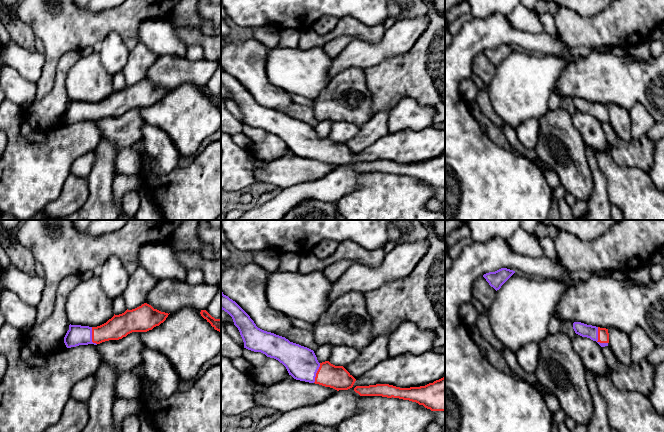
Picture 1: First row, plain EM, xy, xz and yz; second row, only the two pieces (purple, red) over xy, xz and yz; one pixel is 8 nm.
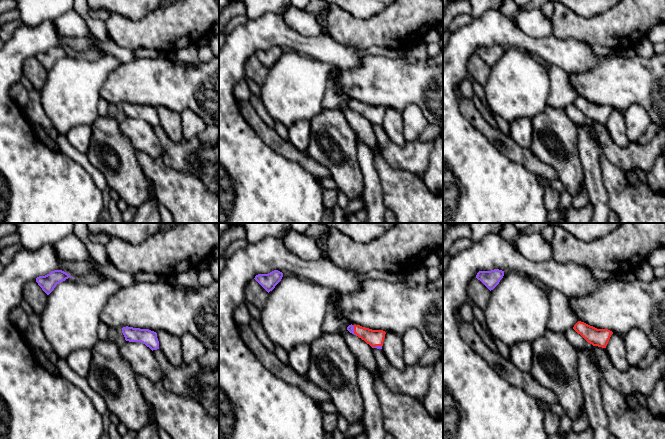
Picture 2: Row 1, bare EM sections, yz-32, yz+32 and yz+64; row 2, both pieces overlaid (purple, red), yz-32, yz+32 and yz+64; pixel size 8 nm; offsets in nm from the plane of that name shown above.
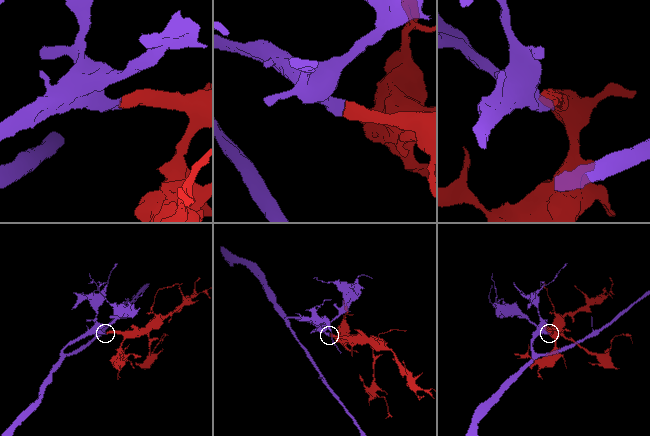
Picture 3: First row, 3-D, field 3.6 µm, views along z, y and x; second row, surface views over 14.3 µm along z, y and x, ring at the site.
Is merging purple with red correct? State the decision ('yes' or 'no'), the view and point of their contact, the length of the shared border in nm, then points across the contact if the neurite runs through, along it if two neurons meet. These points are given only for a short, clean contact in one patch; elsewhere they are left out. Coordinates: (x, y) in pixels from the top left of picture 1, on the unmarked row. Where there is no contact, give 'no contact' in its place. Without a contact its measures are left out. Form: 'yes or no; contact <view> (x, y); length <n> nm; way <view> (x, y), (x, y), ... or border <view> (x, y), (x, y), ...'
yes; contact yz (597, 114); length 160 nm; way yz (584, 106), (590, 107), (597, 114), (603, 112)

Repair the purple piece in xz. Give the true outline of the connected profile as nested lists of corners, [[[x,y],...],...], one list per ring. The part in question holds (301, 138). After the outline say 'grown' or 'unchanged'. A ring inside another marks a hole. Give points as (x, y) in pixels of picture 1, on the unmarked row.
[[[222,66],[221,85],[232,93],[244,124],[278,136],[294,155],[337,167],[353,163],[356,155],[343,142],[335,142],[329,137],[319,139],[313,126],[258,104],[250,92]]]; grown

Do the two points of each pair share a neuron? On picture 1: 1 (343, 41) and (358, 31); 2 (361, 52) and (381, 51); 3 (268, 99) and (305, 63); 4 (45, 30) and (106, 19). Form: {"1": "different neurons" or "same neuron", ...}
{"1": "different neurons", "2": "same neuron", "3": "different neurons", "4": "same neuron"}

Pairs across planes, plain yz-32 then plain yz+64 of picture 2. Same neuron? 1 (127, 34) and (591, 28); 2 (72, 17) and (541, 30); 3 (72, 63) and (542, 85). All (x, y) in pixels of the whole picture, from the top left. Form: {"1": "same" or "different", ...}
{"1": "same", "2": "same", "3": "same"}

